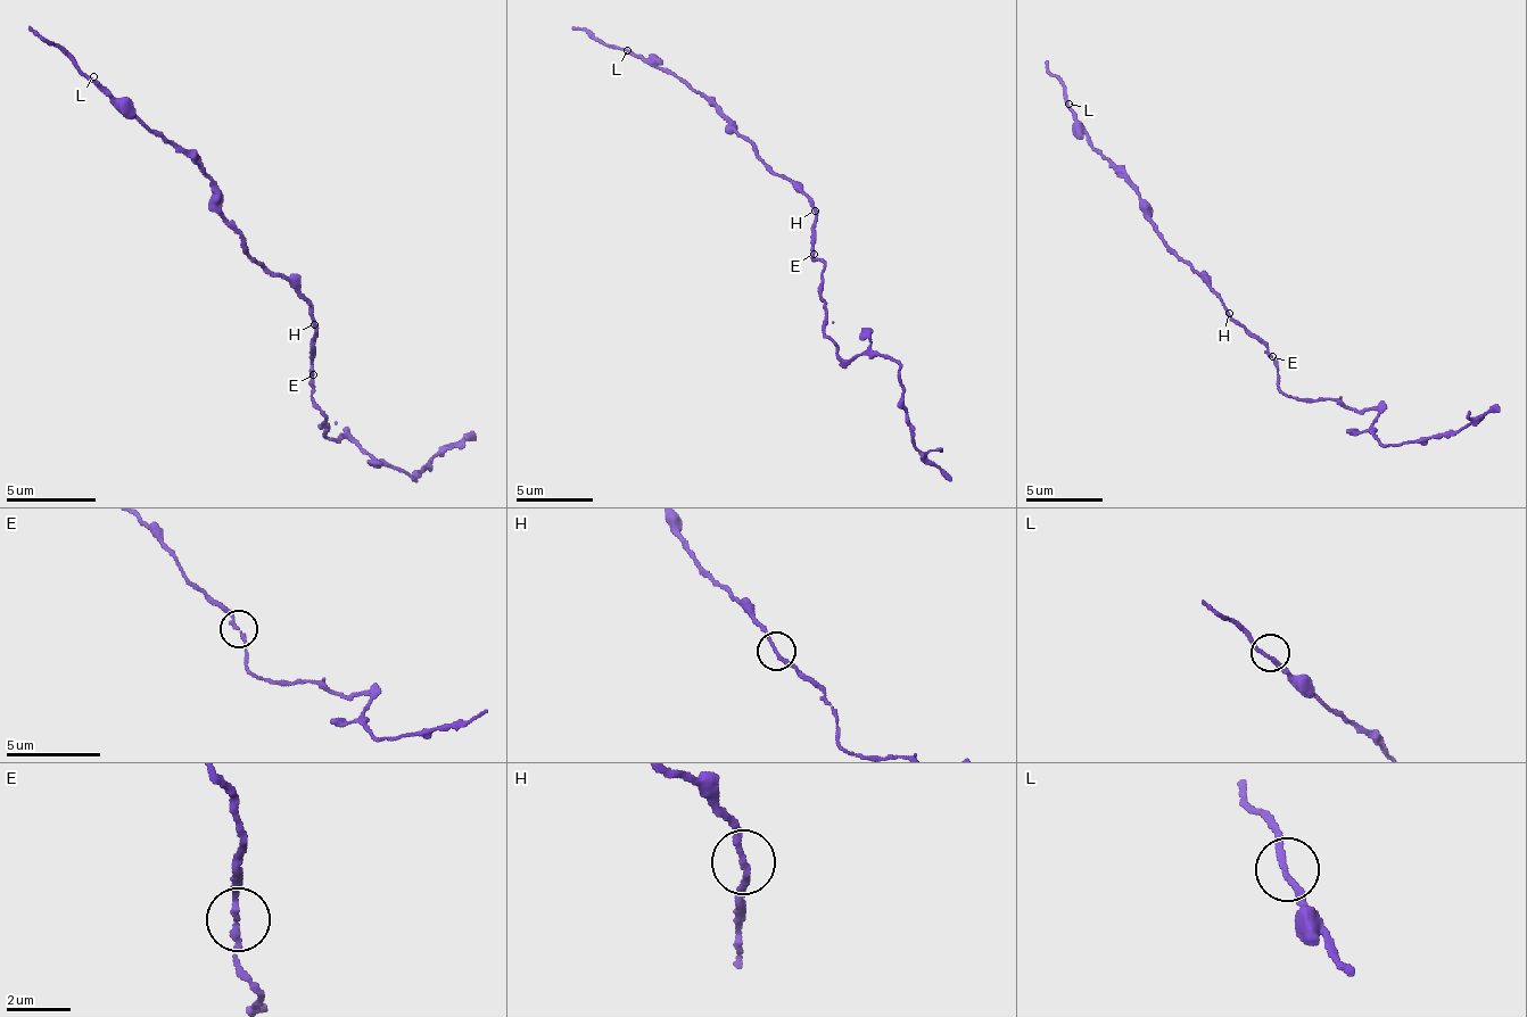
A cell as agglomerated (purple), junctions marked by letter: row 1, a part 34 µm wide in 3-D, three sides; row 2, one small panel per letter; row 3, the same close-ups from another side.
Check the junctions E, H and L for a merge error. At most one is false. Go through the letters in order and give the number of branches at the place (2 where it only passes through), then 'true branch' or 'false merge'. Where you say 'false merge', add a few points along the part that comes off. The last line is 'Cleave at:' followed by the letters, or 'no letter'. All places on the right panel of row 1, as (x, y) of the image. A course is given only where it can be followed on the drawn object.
E: 2 branches meet; true branch
H: 2 branches meet; true branch
L: 2 branches meet; true branch
Cleave at: no letter

